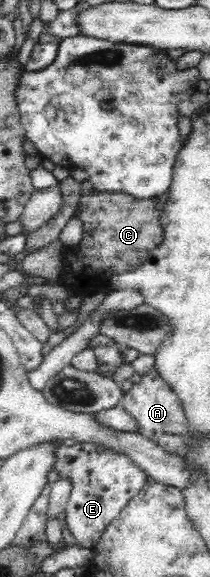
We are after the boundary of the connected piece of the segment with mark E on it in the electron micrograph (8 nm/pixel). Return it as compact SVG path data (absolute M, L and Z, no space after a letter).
M56 440L54 466L60 479L68 479L72 490L64 510L64 525L76 545L92 548L104 534L106 526L114 521L132 498L150 481L146 472L132 460L98 443L75 442L64 446Z

